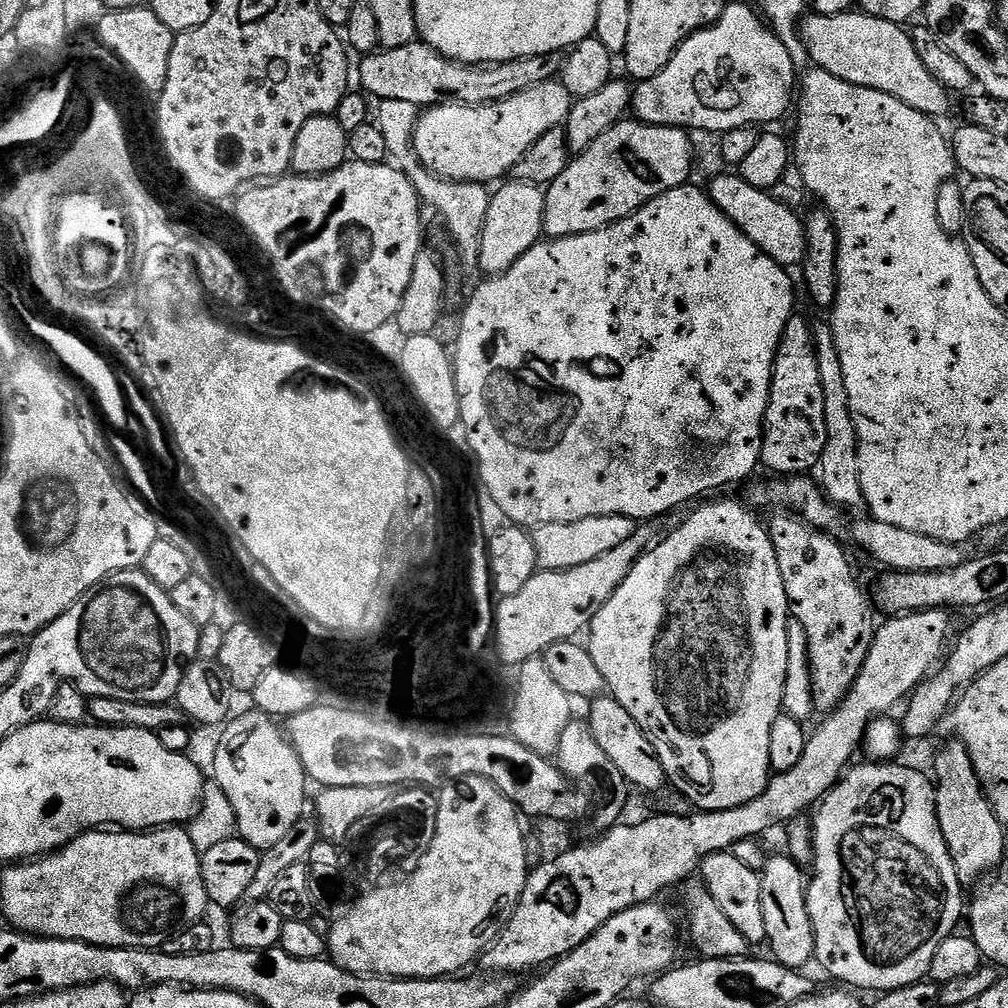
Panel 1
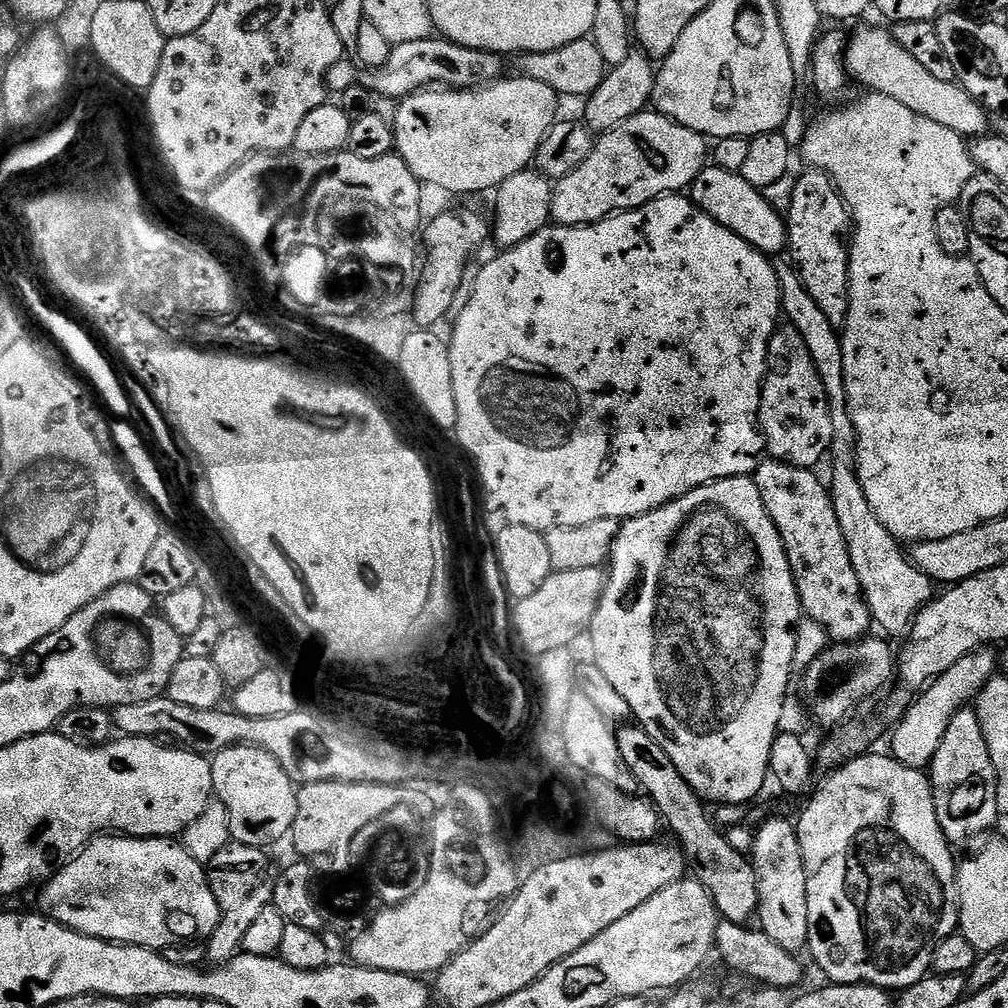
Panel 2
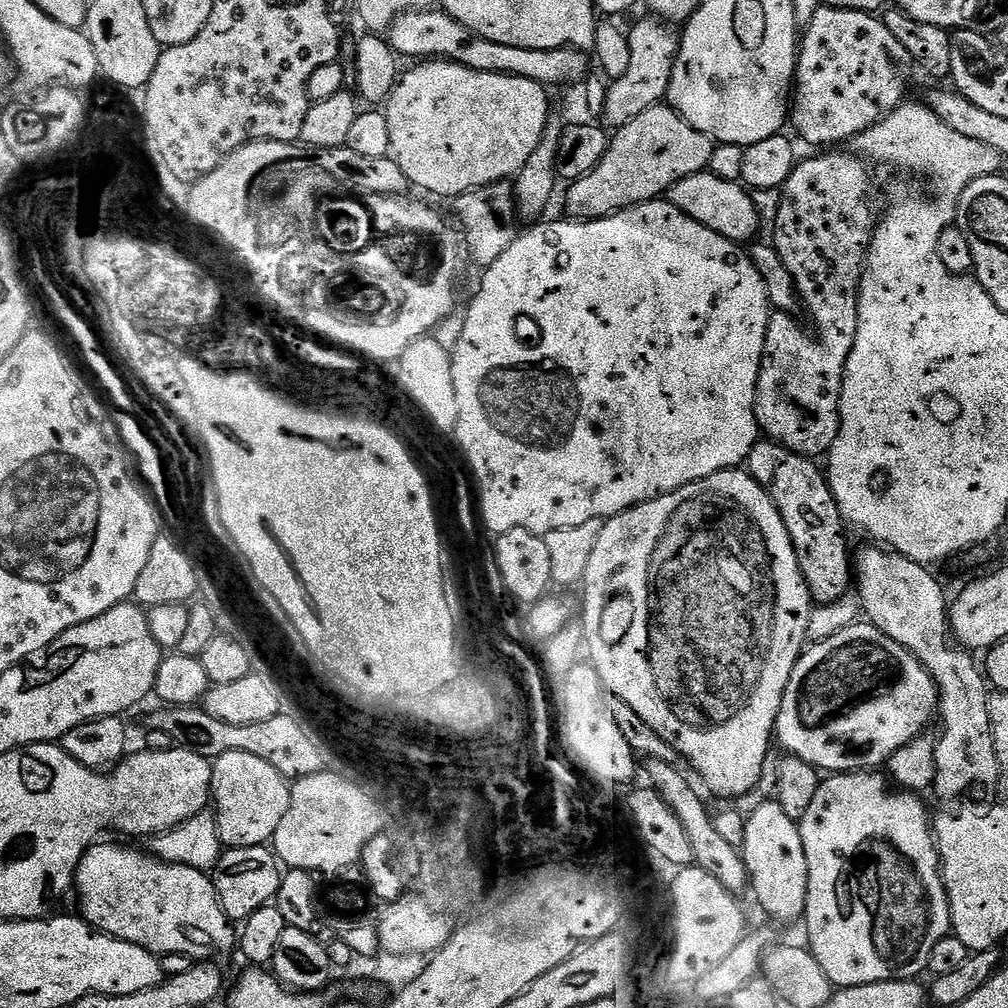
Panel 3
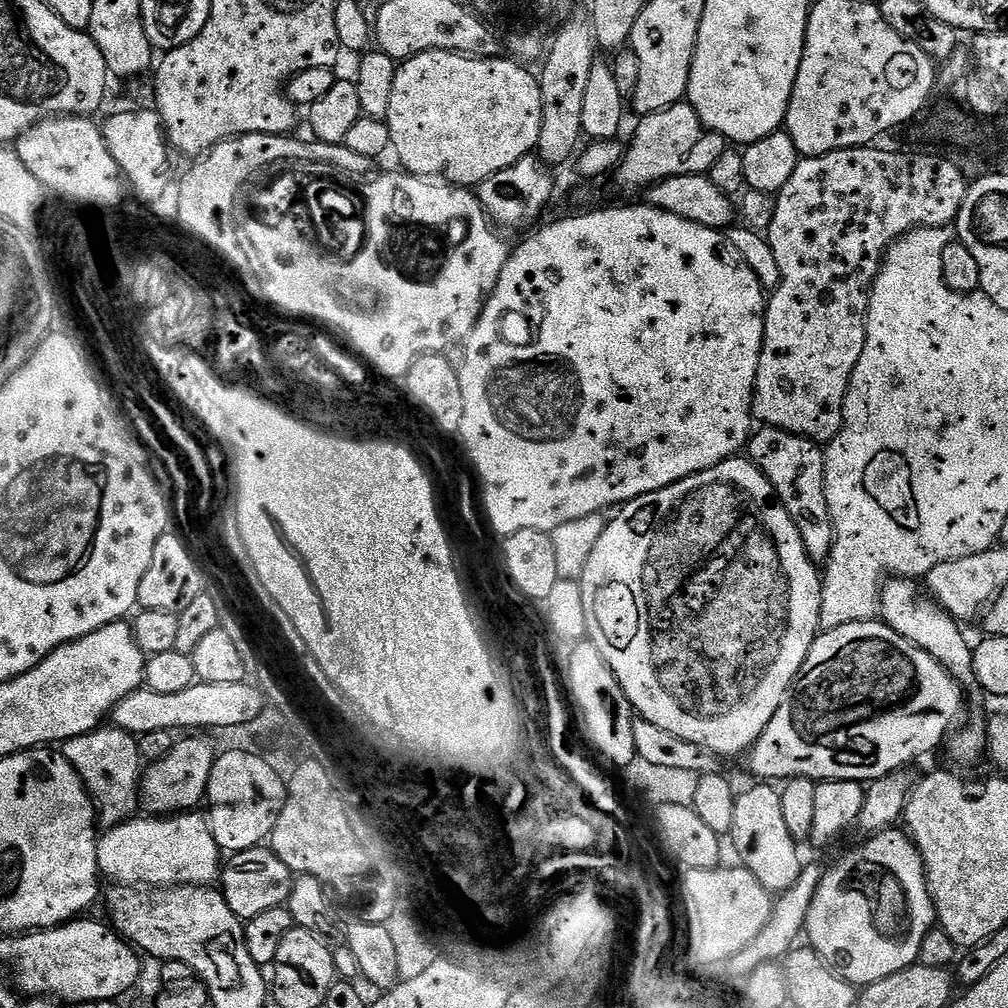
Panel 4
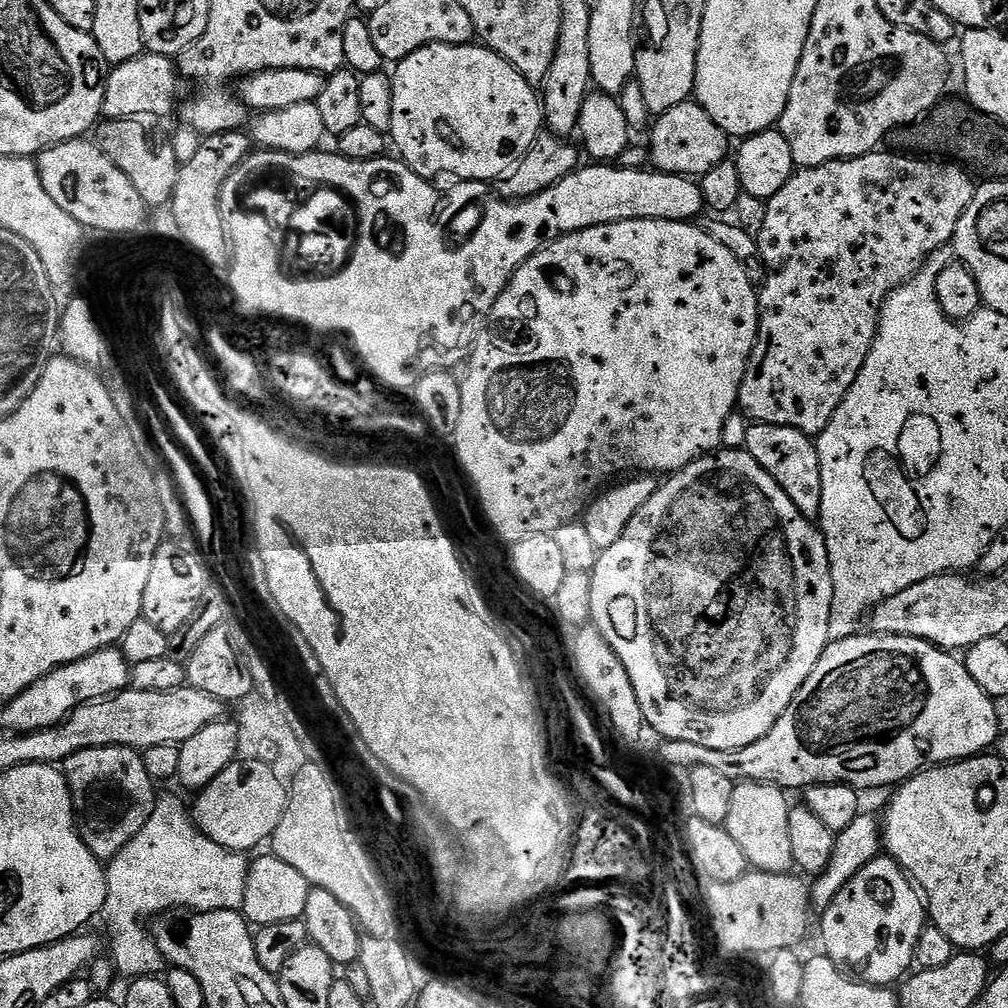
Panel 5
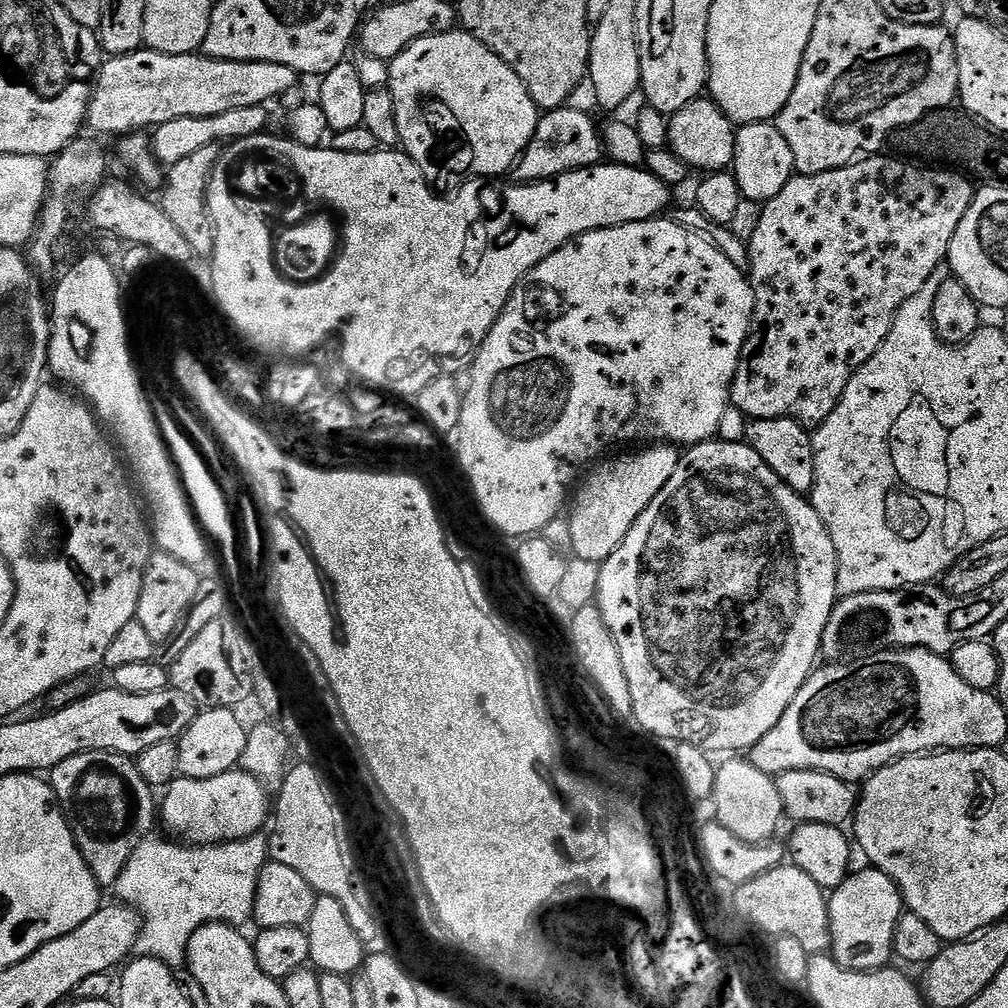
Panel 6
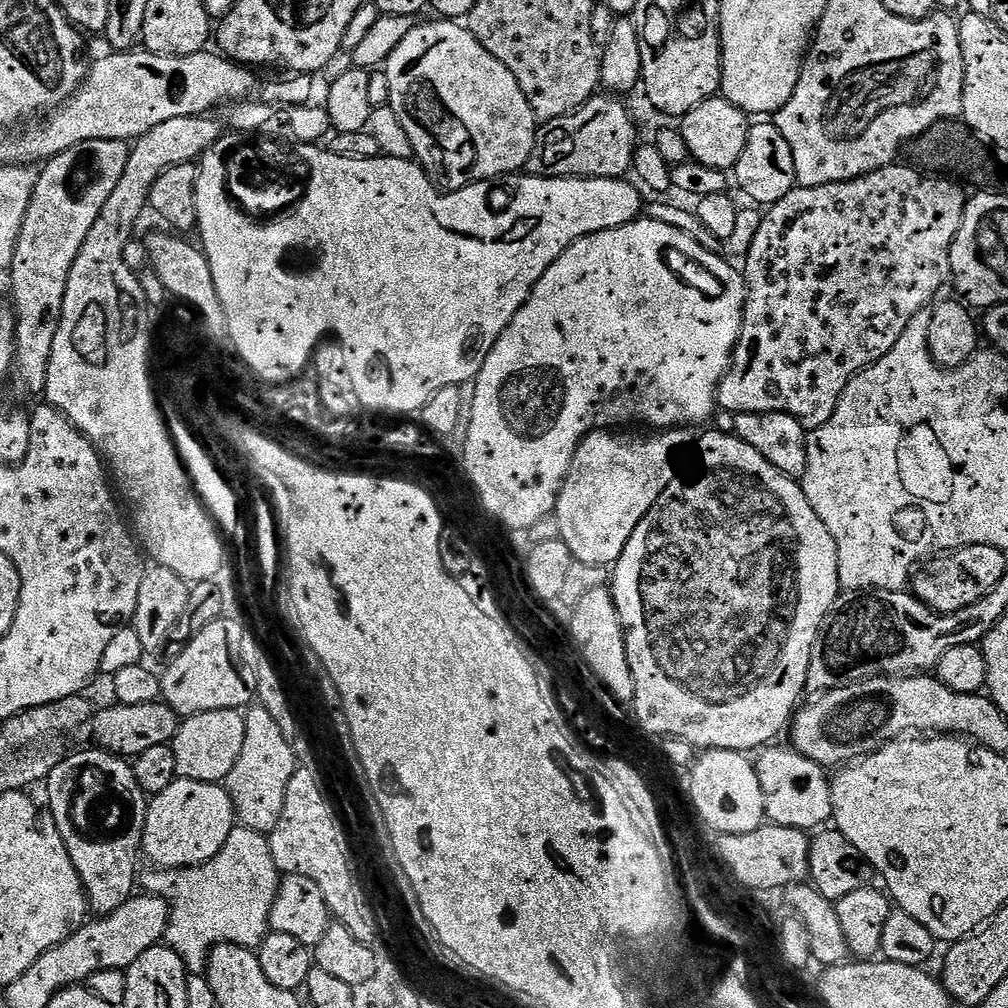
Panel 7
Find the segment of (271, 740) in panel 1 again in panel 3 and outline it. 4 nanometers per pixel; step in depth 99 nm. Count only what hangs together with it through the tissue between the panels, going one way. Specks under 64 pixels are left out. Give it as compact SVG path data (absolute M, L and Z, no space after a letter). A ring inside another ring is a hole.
M227 752L212 765L212 795L221 845L230 848L258 848L267 845L278 830L278 822L290 810L292 789L286 777L270 762L245 752Z

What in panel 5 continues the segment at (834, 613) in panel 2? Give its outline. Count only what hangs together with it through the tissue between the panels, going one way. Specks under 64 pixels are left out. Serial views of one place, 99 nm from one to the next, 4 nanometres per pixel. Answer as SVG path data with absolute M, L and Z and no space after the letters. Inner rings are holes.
M773 424L747 425L744 432L743 451L748 452L782 490L798 506L798 510L807 520L815 521L822 510L822 470L818 462L816 440L802 430L794 430L790 426L774 426Z

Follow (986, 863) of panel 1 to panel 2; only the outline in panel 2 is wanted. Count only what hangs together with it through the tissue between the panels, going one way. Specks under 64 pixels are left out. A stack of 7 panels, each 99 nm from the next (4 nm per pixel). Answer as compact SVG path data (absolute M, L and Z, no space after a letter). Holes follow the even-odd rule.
M962 710L954 714L938 754L934 754L930 765L932 797L938 822L942 826L949 844L959 846L983 832L988 832L1002 816L996 801L996 771L982 734L975 711Z

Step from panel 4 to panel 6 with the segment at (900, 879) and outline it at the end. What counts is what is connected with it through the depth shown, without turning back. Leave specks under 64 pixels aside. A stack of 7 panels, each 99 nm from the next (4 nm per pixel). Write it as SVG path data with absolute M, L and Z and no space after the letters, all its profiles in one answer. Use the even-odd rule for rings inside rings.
M864 866L861 872L853 871L828 896L832 959L851 972L875 972L885 967L893 959L894 930L904 911L898 886L885 872L871 866Z

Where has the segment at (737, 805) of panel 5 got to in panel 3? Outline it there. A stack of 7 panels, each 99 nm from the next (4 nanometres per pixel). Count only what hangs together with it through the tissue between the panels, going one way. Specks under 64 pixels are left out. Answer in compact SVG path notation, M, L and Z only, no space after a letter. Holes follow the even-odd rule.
M775 802L760 804L746 816L746 838L742 855L746 862L748 879L750 881L750 892L756 895L756 900L760 903L760 908L768 916L773 916L776 920L788 924L791 920L799 921L804 914L806 898L808 897L808 867L806 866L806 850L802 846L802 834L797 821L782 810L782 806Z

